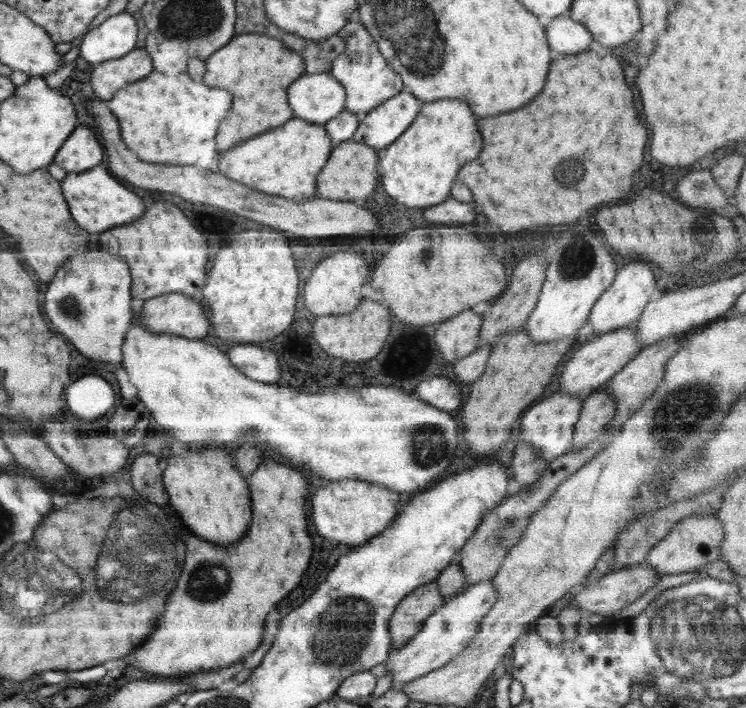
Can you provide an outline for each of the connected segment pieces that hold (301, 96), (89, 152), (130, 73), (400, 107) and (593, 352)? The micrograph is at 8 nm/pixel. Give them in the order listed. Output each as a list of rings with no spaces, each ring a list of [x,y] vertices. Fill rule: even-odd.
[[[329,72],[304,74],[288,88],[293,116],[324,125],[345,110],[344,87]]]
[[[78,124],[56,153],[53,162],[62,166],[67,173],[84,172],[98,166],[100,158],[104,158],[102,146],[90,128]]]
[[[144,47],[134,48],[122,58],[94,65],[91,84],[94,96],[110,100],[120,88],[138,82],[153,71],[153,62]]]
[[[404,89],[364,114],[351,140],[378,150],[386,148],[404,134],[421,105],[418,98]]]
[[[636,324],[602,334],[602,336],[594,336],[587,342],[582,342],[580,349],[572,354],[562,370],[559,394],[576,396],[580,399],[588,392],[592,394],[598,388],[606,385],[607,381],[610,381],[624,365],[631,362],[641,350],[642,346],[636,338]]]

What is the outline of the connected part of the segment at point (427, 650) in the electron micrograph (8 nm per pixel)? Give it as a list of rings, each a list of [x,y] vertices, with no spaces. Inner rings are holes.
[[[490,580],[470,585],[462,590],[452,600],[445,602],[438,610],[435,610],[429,618],[423,622],[422,628],[410,642],[402,648],[392,649],[384,662],[386,674],[392,678],[391,689],[401,689],[408,682],[416,680],[432,671],[446,666],[454,657],[458,656],[472,642],[478,629],[481,619],[492,605],[498,600],[498,594]]]

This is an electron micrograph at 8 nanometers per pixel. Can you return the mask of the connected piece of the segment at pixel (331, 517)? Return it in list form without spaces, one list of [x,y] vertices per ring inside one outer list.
[[[362,480],[330,482],[328,486],[320,488],[314,494],[312,498],[314,510],[310,514],[310,520],[320,538],[360,546],[379,536],[382,530],[390,526],[400,510],[398,494],[376,482],[362,482]]]

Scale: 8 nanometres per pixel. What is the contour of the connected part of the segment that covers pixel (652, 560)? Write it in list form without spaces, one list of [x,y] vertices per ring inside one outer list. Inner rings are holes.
[[[692,514],[682,518],[671,532],[648,551],[645,564],[658,576],[680,574],[681,572],[704,570],[708,563],[720,558],[720,543],[723,540],[722,522],[714,514]]]

